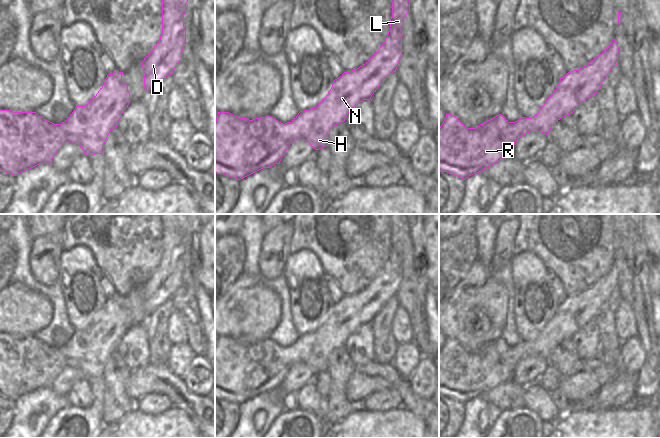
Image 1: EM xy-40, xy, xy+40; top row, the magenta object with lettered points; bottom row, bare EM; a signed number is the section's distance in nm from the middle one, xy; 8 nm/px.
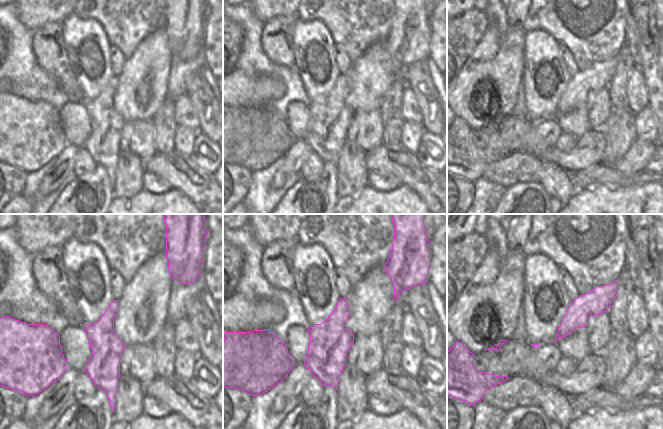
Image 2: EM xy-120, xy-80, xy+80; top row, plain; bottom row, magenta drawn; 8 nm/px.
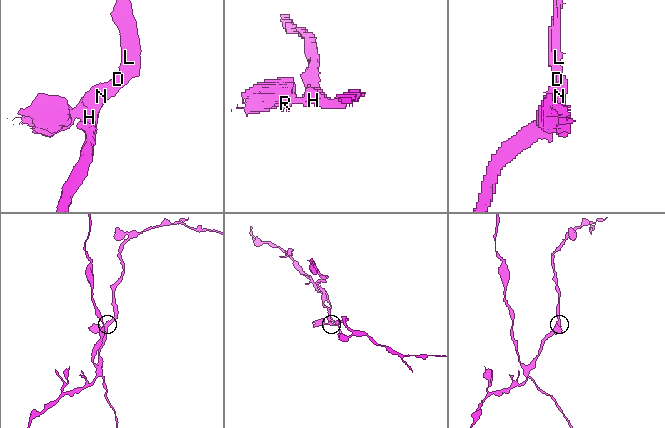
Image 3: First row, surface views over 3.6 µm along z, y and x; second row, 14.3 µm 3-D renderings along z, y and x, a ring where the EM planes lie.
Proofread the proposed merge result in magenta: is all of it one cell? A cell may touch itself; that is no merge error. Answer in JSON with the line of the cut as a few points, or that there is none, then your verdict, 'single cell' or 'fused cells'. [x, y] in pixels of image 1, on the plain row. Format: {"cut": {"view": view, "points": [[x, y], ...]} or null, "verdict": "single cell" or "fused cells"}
{"cut": {"view": "xy+40", "points": [[476, 351], [491, 361], [502, 361], [514, 366]]}, "verdict": "fused cells"}

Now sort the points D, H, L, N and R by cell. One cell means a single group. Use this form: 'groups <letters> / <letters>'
groups D H L N / R

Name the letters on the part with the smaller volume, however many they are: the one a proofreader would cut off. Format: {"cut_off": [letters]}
{"cut_off": ["R"]}

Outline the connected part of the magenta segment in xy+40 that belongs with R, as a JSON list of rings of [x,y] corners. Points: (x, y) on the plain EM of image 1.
[[[451,338],[439,351],[439,395],[463,404],[512,380],[515,366],[491,362],[478,352],[467,352]]]

